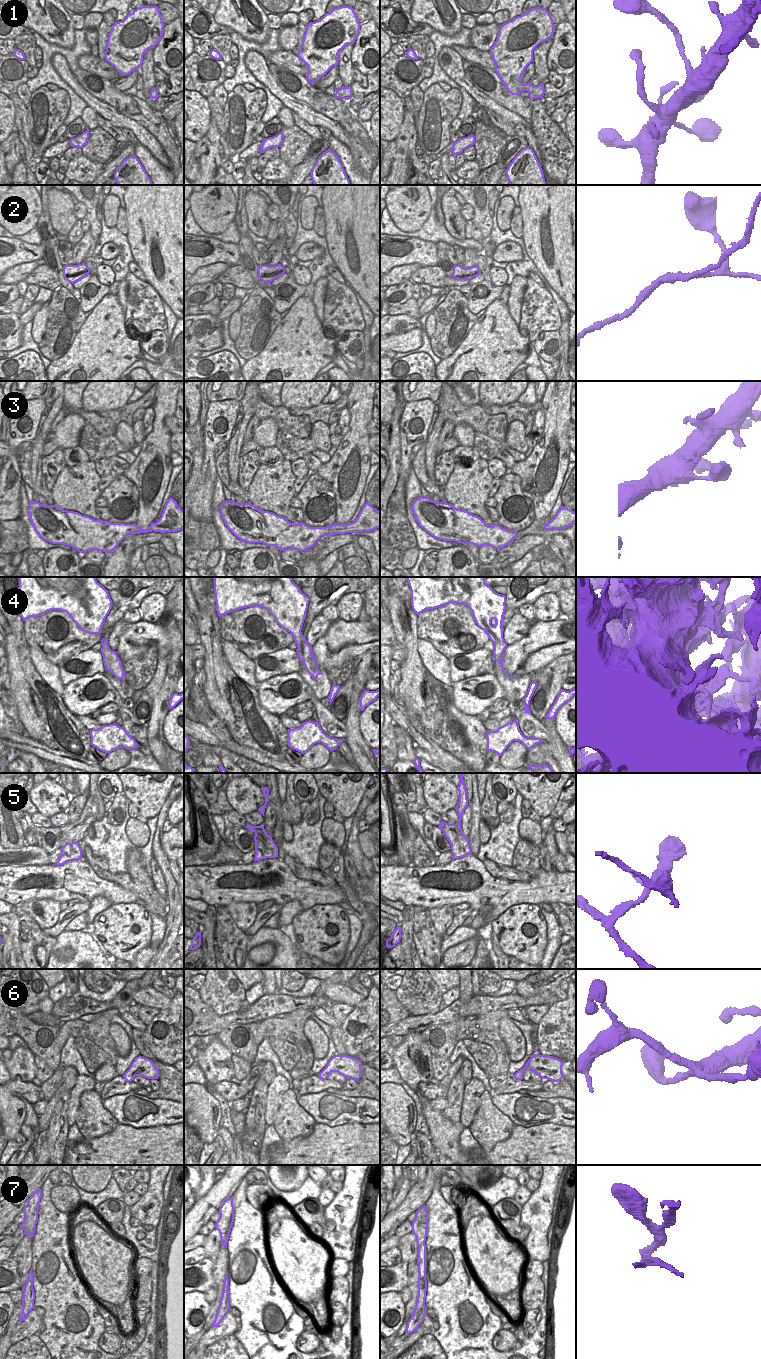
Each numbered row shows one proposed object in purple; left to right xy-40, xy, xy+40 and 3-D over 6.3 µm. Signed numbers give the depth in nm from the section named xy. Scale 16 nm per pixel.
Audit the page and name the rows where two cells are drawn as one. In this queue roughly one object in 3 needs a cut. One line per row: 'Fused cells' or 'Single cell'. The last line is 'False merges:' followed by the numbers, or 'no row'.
1: Single cell
2: Single cell
3: Single cell
4: Fused cells
5: Fused cells
6: Single cell
7: Fused cells
False merges: 4, 5, 7

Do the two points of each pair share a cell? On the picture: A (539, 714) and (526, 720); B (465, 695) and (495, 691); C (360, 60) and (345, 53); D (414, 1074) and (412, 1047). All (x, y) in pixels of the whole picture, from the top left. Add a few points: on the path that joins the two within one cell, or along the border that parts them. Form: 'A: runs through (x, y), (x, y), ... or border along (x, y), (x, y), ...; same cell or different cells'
A: border along (532, 714), (542, 723), (547, 736); different cells
B: runs through (473, 695), (481, 699), (488, 698); same cell
C: border along (353, 44), (351, 67); different cells
D: runs through (414, 1067), (411, 1059), (412, 1054); same cell

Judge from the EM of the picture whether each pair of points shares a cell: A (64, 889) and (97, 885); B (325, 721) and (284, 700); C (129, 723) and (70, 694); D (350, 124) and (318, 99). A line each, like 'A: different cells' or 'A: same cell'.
A: same cell
B: same cell
C: same cell
D: same cell

